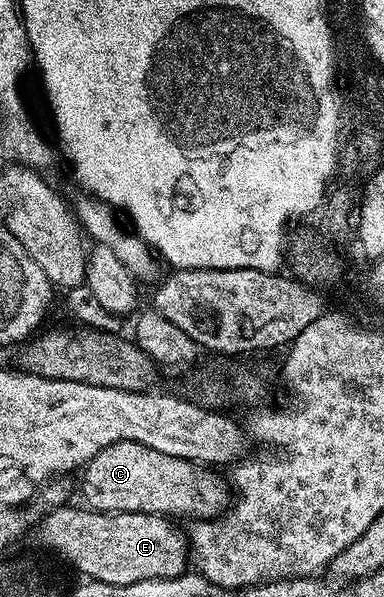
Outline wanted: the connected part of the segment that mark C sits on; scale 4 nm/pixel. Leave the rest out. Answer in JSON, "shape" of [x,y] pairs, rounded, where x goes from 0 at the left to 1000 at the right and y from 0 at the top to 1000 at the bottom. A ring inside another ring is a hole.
{"shape":[[[323,737],[258,754],[258,760],[247,760],[247,767],[221,779],[208,792],[211,831],[224,838],[214,839],[245,858],[396,858],[432,868],[484,864],[492,874],[549,871],[573,866],[602,844],[599,812],[589,799],[583,804],[565,791],[573,789],[508,777],[500,771],[414,760],[414,754],[393,754],[393,747]]]}

